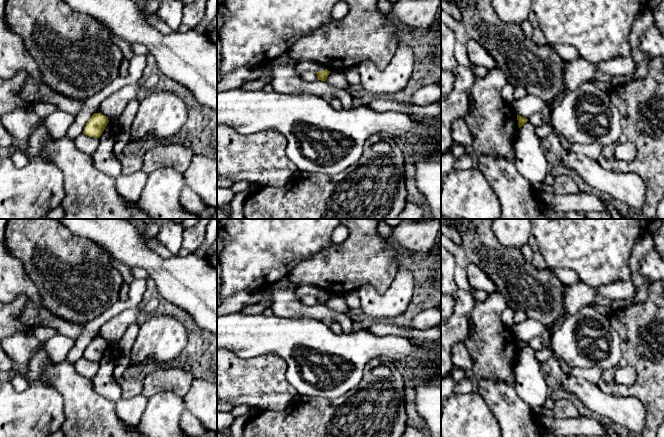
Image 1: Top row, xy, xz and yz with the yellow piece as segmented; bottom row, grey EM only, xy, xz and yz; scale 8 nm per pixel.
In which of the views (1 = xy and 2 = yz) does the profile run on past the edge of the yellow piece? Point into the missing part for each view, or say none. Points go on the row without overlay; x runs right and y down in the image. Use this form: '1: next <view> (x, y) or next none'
1: next none
2: next none

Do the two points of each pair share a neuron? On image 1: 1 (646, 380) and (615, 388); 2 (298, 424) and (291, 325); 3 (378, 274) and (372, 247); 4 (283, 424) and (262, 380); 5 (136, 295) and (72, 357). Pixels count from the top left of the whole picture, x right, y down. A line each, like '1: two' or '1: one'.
1: one
2: two
3: one
4: two
5: one

